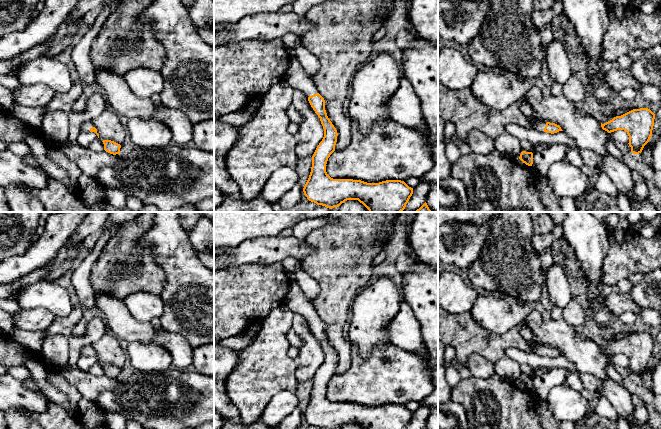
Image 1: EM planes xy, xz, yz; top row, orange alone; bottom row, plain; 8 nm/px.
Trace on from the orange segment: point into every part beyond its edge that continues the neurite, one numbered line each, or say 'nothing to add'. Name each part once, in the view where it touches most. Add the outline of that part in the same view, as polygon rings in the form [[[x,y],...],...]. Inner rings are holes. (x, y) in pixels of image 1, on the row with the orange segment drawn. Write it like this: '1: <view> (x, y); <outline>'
1: xz (296, 76); [[[290,52],[289,67],[284,81],[294,89],[301,90],[307,97],[318,93],[315,83],[307,75],[299,60],[292,52]]]

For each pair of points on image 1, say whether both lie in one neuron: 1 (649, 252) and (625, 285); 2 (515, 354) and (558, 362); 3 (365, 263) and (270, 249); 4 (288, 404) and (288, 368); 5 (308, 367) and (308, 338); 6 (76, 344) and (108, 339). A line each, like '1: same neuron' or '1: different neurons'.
1: different neurons
2: same neuron
3: different neurons
4: different neurons
5: same neuron
6: different neurons

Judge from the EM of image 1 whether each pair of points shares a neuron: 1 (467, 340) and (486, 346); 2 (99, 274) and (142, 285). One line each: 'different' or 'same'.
1: same
2: same

